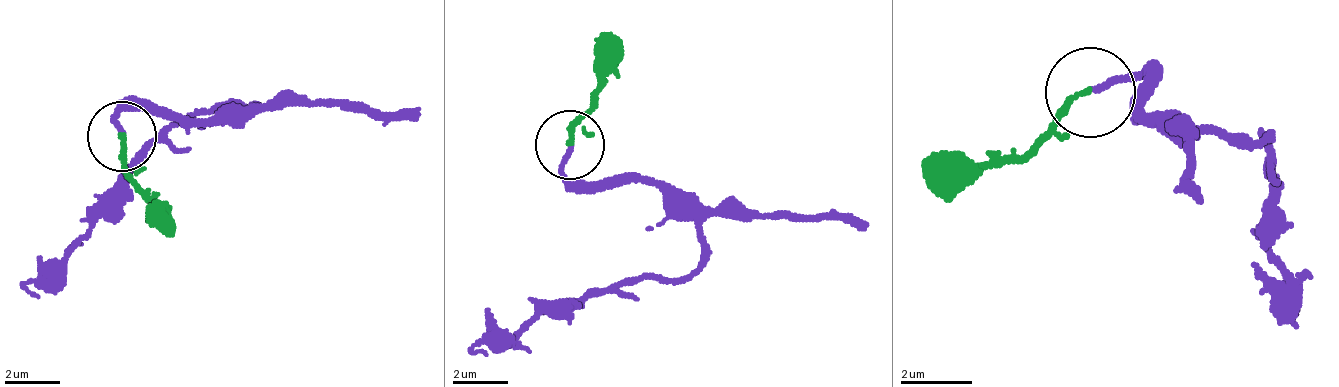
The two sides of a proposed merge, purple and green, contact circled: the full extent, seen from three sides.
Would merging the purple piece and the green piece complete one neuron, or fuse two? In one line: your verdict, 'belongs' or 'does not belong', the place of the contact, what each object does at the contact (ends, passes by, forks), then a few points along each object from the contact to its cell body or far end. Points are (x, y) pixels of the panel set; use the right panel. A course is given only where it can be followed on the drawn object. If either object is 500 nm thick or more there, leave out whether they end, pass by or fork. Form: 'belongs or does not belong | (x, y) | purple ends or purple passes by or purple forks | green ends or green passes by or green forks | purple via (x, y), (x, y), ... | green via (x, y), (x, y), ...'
belongs | (1090, 92) | purple ends | green ends | purple via (1092, 95), (1146, 78), (1137, 113), (1200, 130), (1236, 132), (1272, 140), (1263, 134), (1272, 263), (1299, 311) | green via (1092, 95), (1047, 121), (993, 165), (939, 165), (921, 162)

